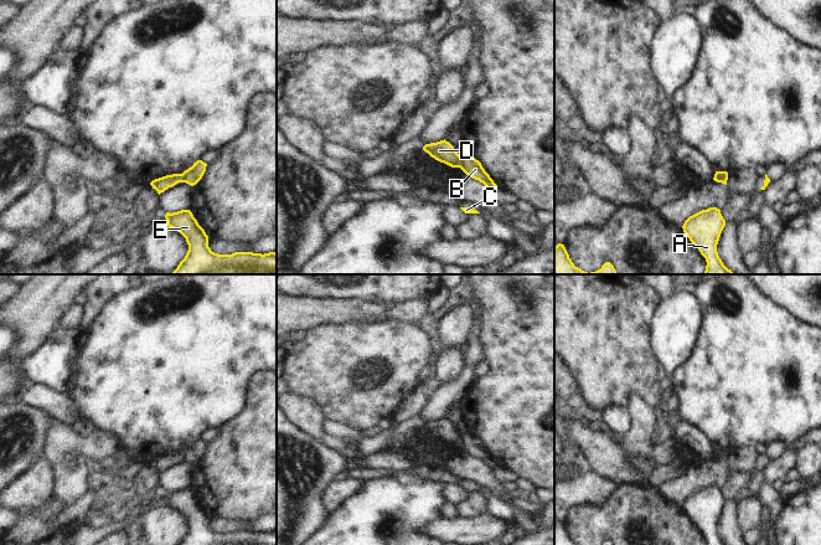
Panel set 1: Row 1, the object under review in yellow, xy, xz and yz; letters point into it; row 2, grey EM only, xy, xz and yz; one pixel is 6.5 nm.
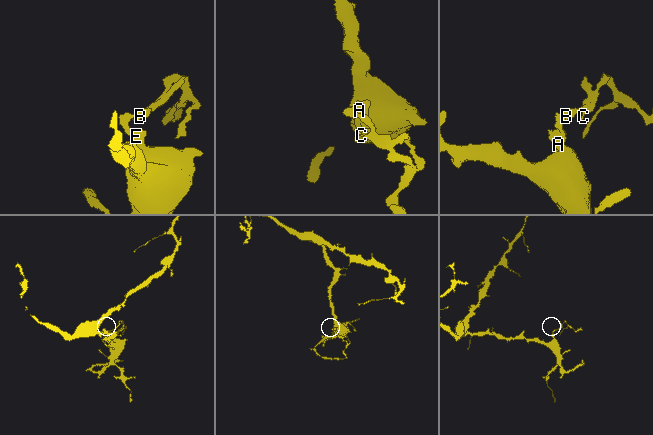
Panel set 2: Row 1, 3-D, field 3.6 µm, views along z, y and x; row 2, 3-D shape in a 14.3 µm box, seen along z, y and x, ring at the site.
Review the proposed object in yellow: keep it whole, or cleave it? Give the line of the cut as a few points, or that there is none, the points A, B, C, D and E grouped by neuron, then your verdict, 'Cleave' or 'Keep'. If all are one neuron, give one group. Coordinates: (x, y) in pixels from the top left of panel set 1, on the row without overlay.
Split along xz (461, 435), (458, 445). Groups: A D E / B C. Cleave.

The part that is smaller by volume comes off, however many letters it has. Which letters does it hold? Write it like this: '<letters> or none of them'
B, C.

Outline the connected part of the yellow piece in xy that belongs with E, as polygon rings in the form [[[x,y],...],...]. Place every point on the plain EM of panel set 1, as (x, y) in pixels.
[[[190,488],[166,490],[167,504],[180,510],[189,523],[177,545],[277,545],[277,531],[234,530],[218,533],[208,525],[208,514]]]

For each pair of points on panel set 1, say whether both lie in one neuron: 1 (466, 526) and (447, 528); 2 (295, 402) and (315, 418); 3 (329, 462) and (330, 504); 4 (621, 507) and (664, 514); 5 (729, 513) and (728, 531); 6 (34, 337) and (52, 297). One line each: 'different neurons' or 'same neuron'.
1: same neuron
2: same neuron
3: different neurons
4: same neuron
5: same neuron
6: same neuron

